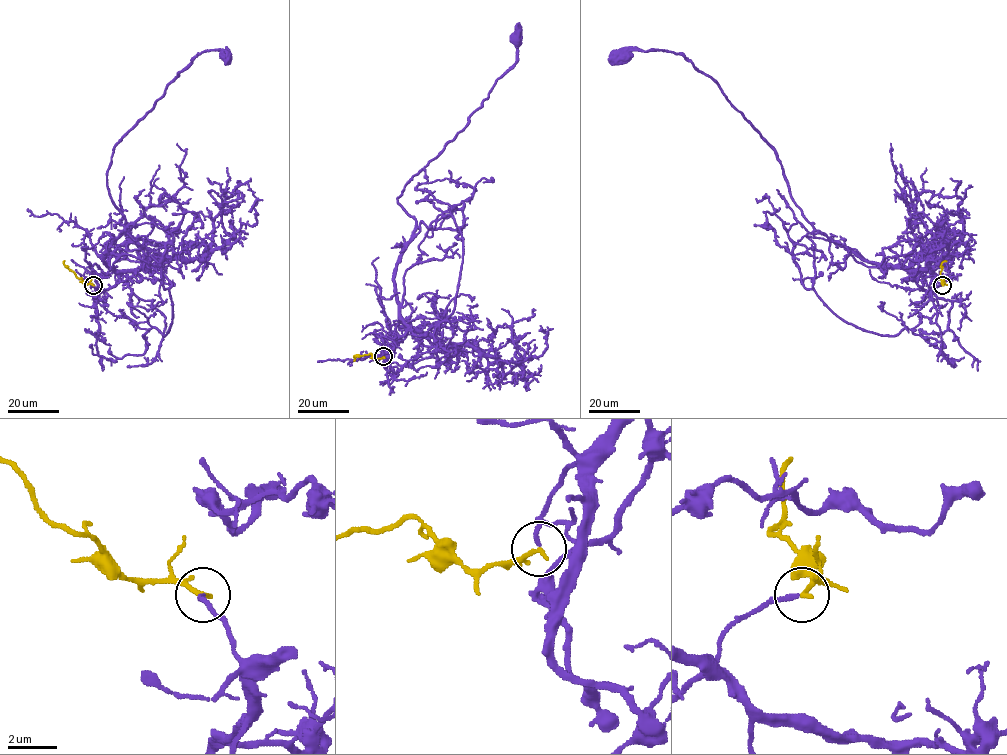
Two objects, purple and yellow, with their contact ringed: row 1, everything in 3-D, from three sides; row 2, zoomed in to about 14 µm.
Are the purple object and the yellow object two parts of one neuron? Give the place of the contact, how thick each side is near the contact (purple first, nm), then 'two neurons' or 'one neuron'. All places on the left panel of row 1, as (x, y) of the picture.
place (93, 285); calibres 170 and 200 nm; one neuron

